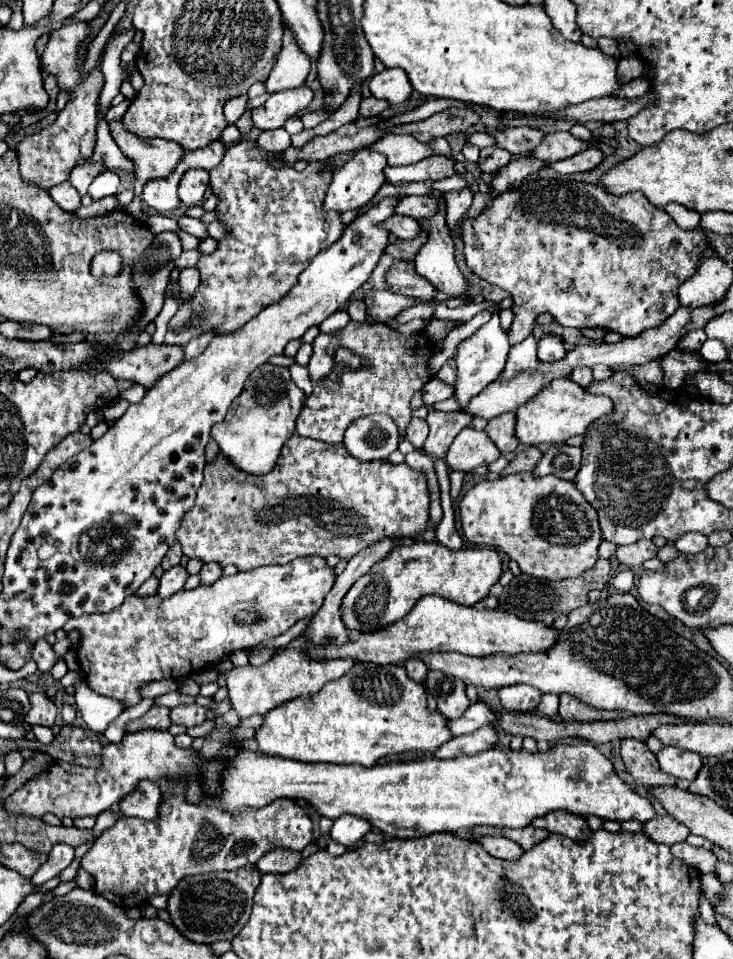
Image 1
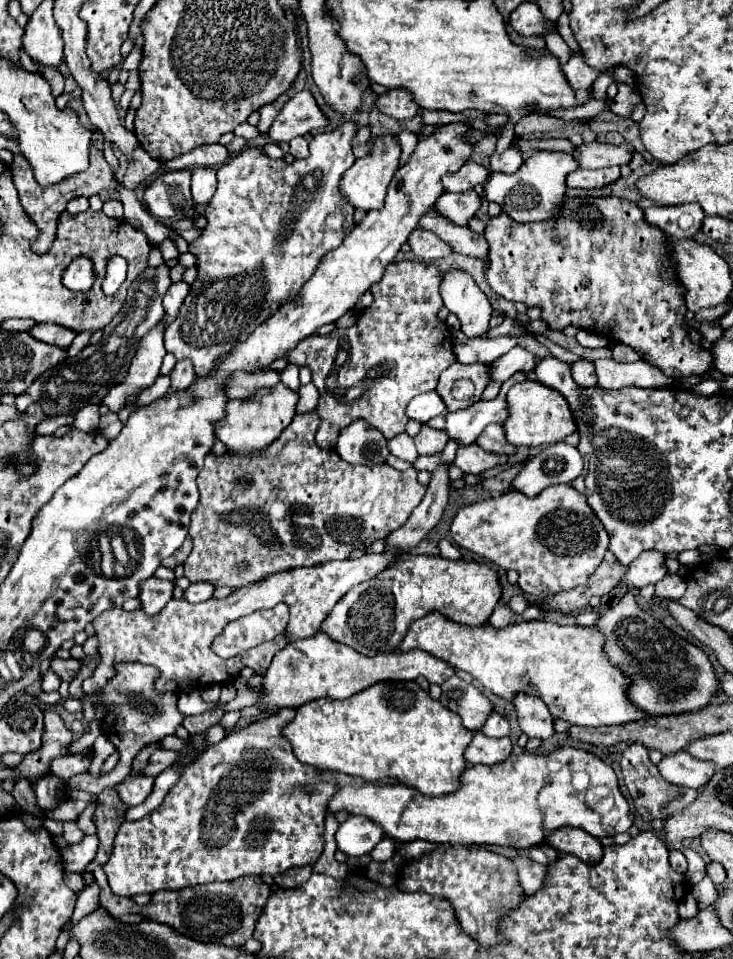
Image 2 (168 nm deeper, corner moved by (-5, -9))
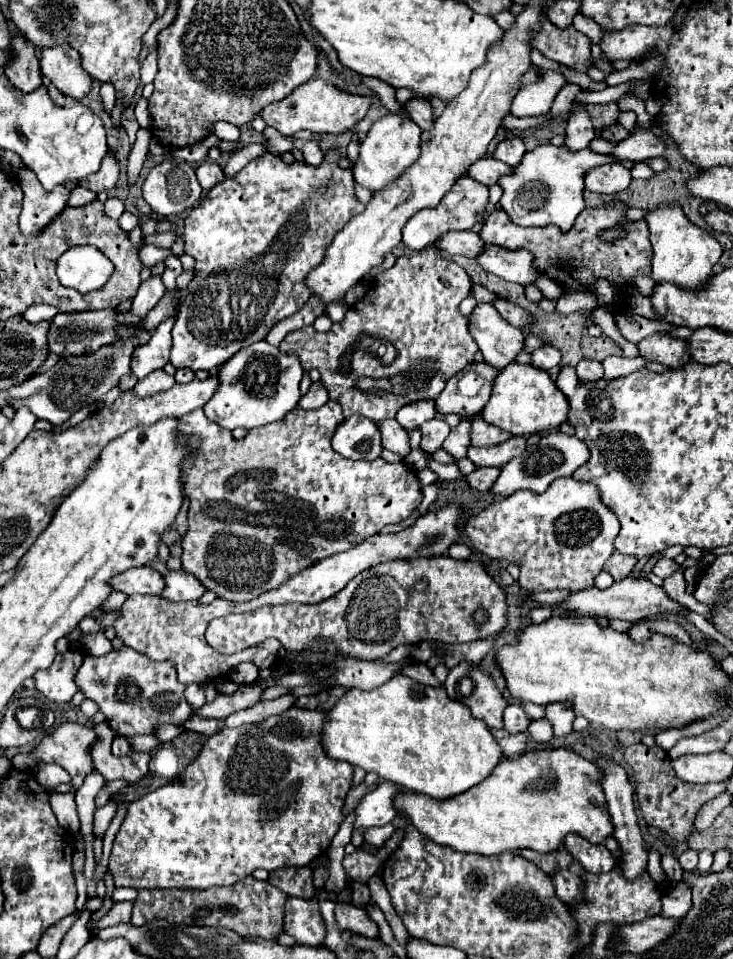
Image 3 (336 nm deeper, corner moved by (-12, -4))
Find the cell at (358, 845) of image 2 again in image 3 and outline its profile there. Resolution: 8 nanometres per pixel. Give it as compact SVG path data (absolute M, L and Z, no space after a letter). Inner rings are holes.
M381 782L375 790L367 792L359 806L355 808L355 822L353 822L353 838L351 842L357 849L365 842L365 832L375 826L389 824L397 810L393 806L393 800L397 796L397 788L393 782Z

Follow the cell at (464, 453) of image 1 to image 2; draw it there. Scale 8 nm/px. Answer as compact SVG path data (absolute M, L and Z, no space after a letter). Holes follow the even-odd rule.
M476 443L472 445L462 445L456 451L456 459L454 463L464 471L464 473L472 473L478 475L486 469L492 469L496 465L504 465L508 461L506 455L496 455L496 453L488 453L484 449L480 449Z

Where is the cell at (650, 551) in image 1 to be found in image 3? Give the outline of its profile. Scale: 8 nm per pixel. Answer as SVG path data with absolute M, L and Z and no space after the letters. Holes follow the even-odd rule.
M661 558L661 560L657 560L657 564L651 568L651 572L653 572L653 574L657 574L659 578L667 578L667 576L671 576L677 568L679 568L679 564L677 564L675 560Z

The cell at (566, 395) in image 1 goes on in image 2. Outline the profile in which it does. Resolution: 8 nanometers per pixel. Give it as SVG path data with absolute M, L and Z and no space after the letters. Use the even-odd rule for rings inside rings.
M526 379L524 383L516 383L510 387L506 395L508 403L508 419L502 423L508 443L512 445L526 445L526 447L538 447L538 445L552 445L564 441L566 435L576 431L574 417L568 409L568 403L560 393L554 389L548 389L536 379Z

